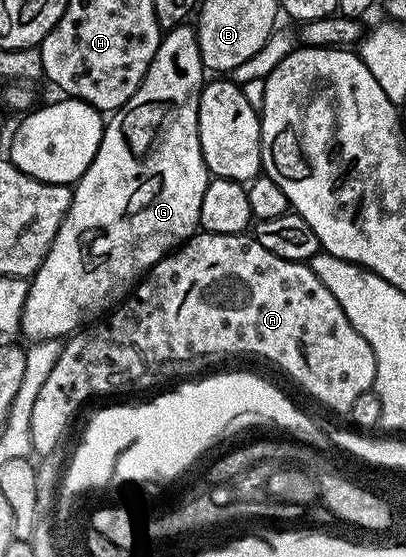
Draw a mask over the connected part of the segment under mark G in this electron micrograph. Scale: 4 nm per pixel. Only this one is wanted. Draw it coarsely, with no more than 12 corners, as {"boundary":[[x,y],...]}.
{"boundary":[[169,28],[103,139],[20,331],[105,316],[199,230],[197,30]]}

